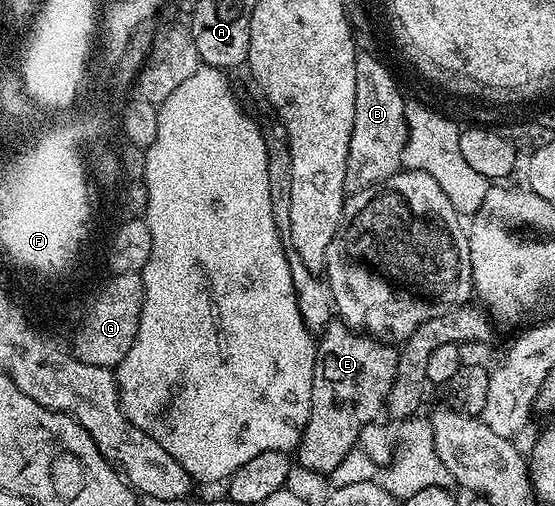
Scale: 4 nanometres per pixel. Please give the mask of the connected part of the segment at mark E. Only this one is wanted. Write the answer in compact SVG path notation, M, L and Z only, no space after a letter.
M330 322L320 333L317 344L317 365L313 371L311 386L311 406L309 420L301 433L301 443L295 449L296 463L310 468L313 472L333 473L350 451L358 447L360 432L368 424L374 423L377 416L389 403L392 384L395 382L398 349L392 343L376 339L354 330L344 322Z

